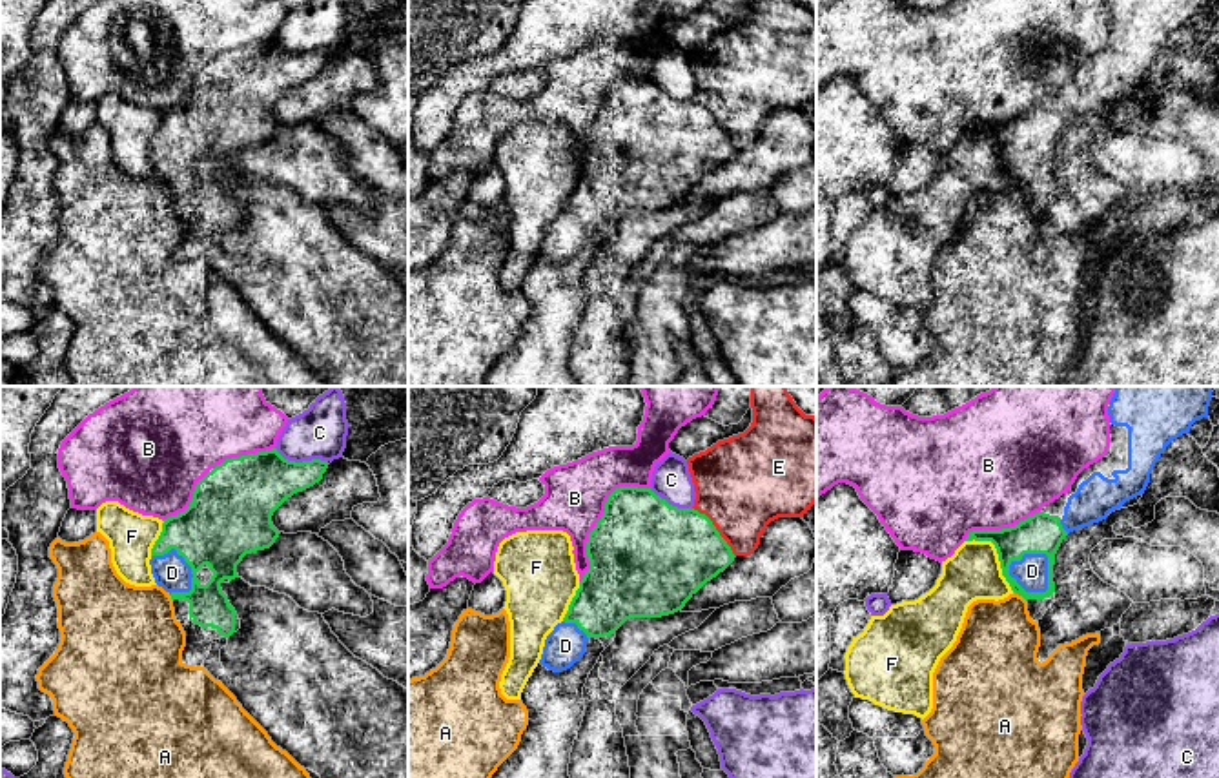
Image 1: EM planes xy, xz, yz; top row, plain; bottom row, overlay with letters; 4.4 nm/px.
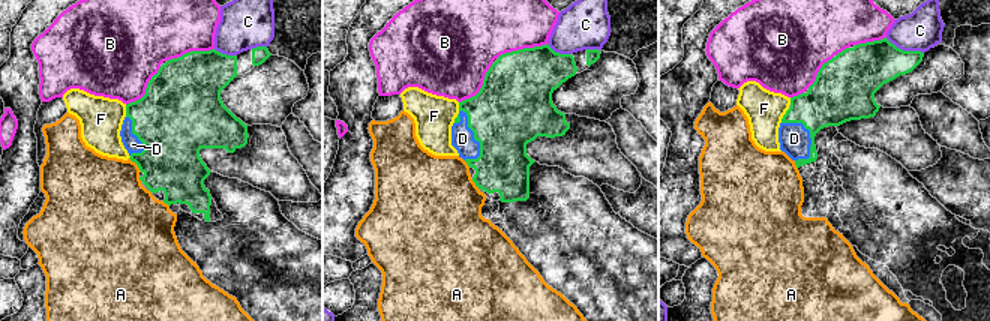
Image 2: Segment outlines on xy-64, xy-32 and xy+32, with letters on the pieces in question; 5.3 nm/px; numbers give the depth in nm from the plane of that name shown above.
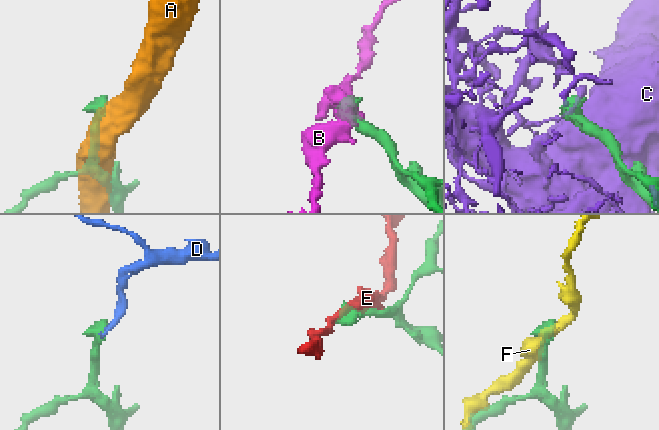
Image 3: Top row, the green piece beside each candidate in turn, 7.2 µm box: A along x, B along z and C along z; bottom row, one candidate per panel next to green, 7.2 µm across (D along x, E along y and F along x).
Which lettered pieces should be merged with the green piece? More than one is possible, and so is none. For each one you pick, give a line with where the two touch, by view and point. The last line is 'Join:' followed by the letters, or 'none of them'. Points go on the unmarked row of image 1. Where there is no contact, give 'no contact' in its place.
D: yz (1019, 177)
Join: D

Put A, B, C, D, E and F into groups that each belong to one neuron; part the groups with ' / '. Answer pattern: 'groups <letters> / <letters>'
groups A / B / C / D / E / F

